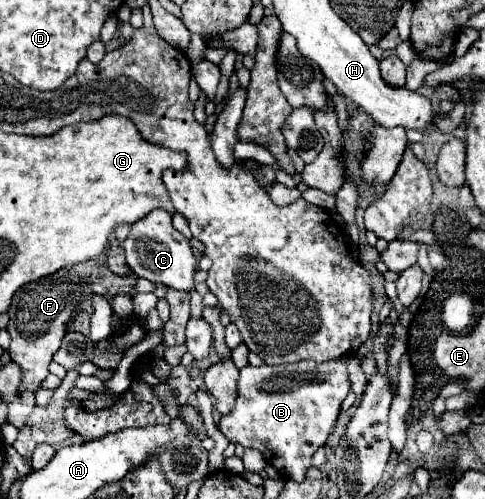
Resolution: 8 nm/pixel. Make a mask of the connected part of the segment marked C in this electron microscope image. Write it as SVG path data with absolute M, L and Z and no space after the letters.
M154 209L146 217L138 219L122 245L126 249L126 263L138 277L178 291L194 289L196 257L192 253L190 241L172 227L172 219L166 211Z

